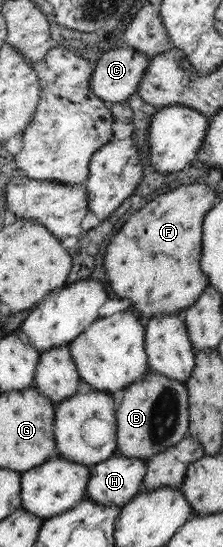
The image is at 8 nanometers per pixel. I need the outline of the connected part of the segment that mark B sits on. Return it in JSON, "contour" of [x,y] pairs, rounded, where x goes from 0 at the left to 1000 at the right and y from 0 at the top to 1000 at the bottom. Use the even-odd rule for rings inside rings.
{"contour":[[[659,678],[525,724],[520,828],[659,841],[789,812],[843,786],[843,722],[825,700]]]}

